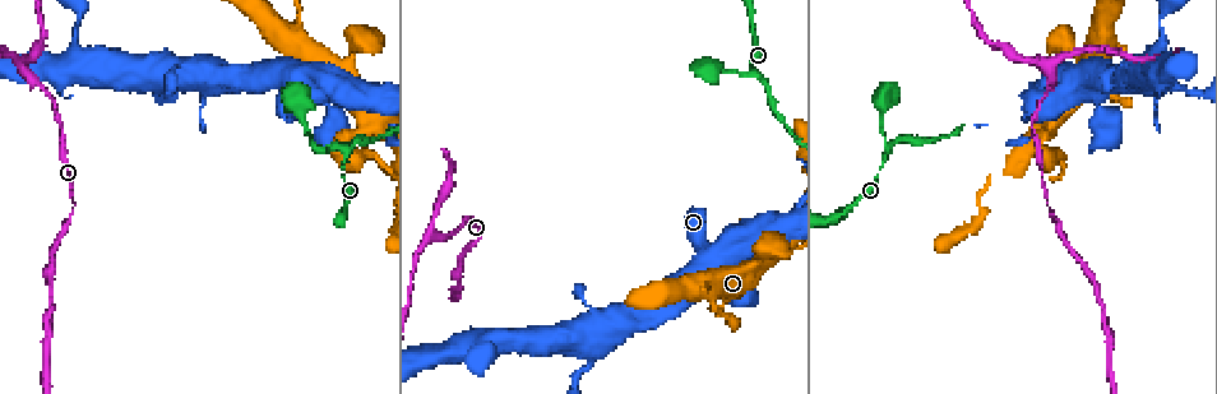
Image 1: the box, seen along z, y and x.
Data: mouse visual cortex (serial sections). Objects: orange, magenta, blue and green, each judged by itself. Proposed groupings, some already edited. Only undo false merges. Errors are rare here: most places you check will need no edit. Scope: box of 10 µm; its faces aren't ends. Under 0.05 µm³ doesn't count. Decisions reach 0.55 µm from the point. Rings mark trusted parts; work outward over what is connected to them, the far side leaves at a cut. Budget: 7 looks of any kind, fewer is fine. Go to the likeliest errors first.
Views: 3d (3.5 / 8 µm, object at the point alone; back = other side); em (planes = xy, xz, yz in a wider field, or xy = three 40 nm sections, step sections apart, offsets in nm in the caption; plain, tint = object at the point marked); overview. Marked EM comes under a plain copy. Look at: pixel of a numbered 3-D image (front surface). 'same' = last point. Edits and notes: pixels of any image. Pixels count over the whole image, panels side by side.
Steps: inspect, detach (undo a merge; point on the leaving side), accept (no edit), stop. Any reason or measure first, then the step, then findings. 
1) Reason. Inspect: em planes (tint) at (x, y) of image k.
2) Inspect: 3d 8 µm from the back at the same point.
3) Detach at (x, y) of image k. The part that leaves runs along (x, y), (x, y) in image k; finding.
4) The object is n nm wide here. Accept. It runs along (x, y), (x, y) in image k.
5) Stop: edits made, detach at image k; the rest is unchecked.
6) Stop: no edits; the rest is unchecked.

Calibre changes. Inspect: 3d 8 µm at (1048, 66) of image 1.

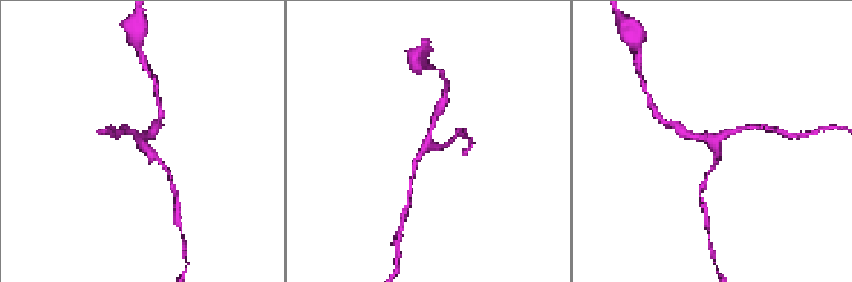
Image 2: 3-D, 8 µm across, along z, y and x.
3 arms meet here; the arms are 150, 200, 200 nm wide. Inspect: em xy step 5 (tint) at the same point.

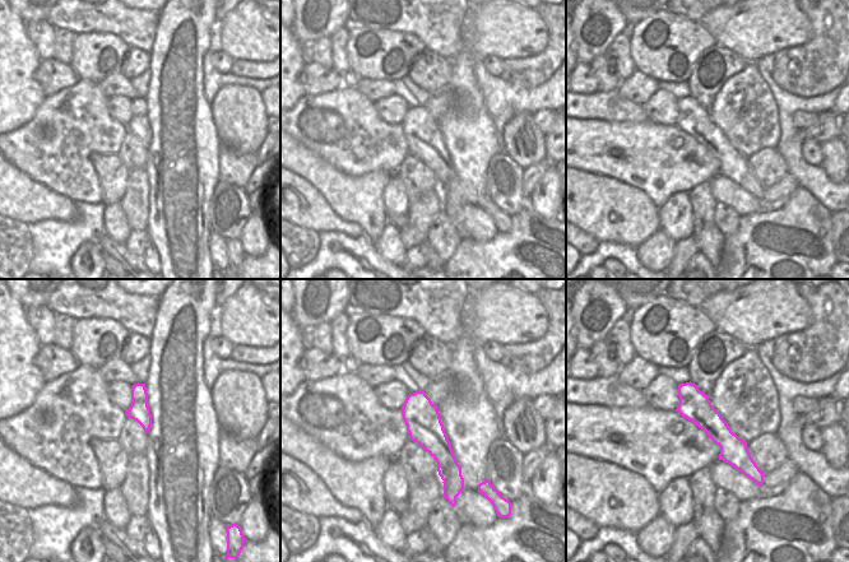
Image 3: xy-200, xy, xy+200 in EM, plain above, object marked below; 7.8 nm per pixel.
Accept. It runs along (711, 170), (714, 140), (684, 133) in image 2; one cell here.

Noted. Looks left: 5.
Narrows sharply. Inspect: 3d 3.5 µm at (889, 152) of image 1.

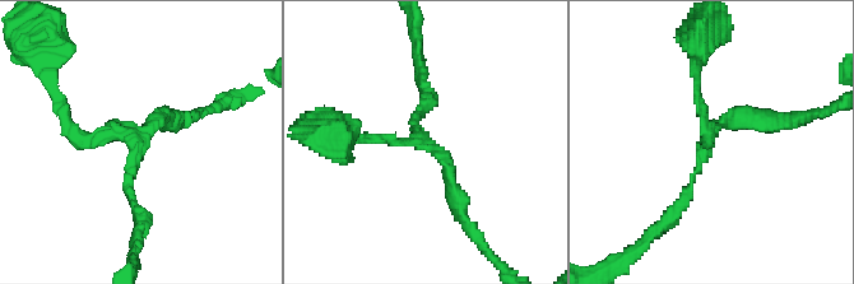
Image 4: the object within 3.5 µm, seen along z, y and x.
Accept. It runs along (671, 218), (704, 159), (704, 116) in image 4; all the same cell.

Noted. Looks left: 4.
Inspect: 3d 3.5 µm at (484, 338) of image 1.

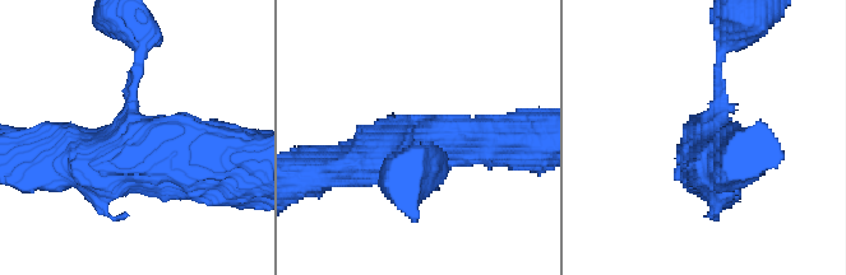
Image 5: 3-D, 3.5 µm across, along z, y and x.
Inspect: em xy step 2 (tint) at (130, 131) of image 5.

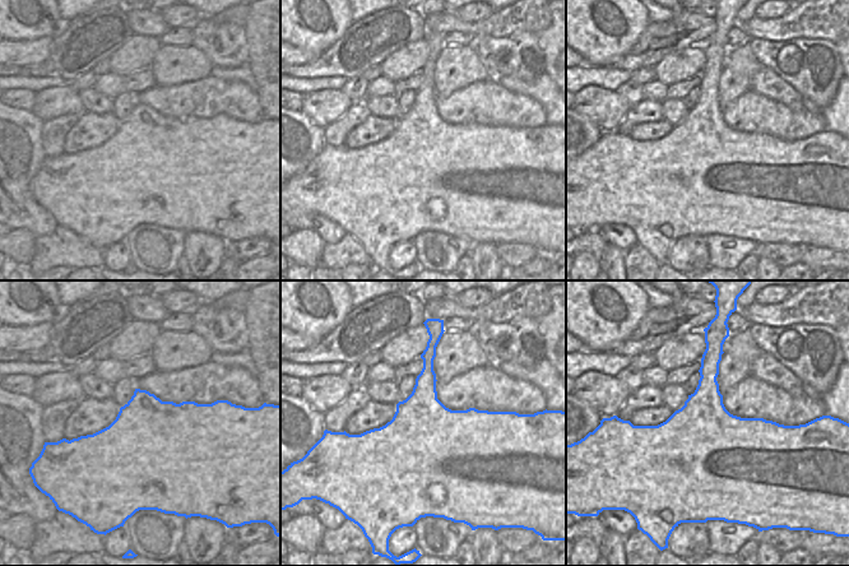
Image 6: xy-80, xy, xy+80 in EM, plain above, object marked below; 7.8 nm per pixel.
Accept. It runs along (512, 139), (421, 143), (340, 162) in image 5; continuous, no second cell.

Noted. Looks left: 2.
Stop: no edits; the rest is unchecked.

